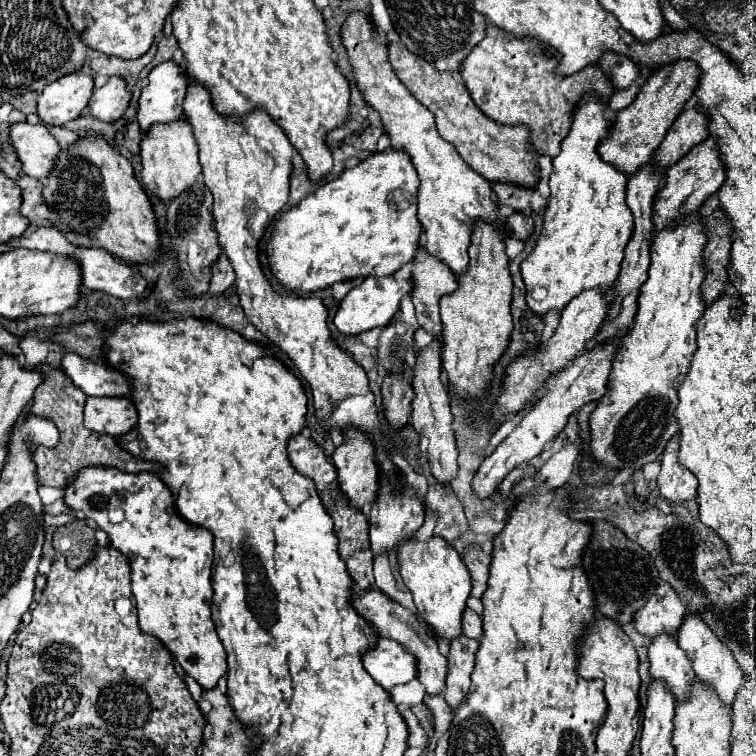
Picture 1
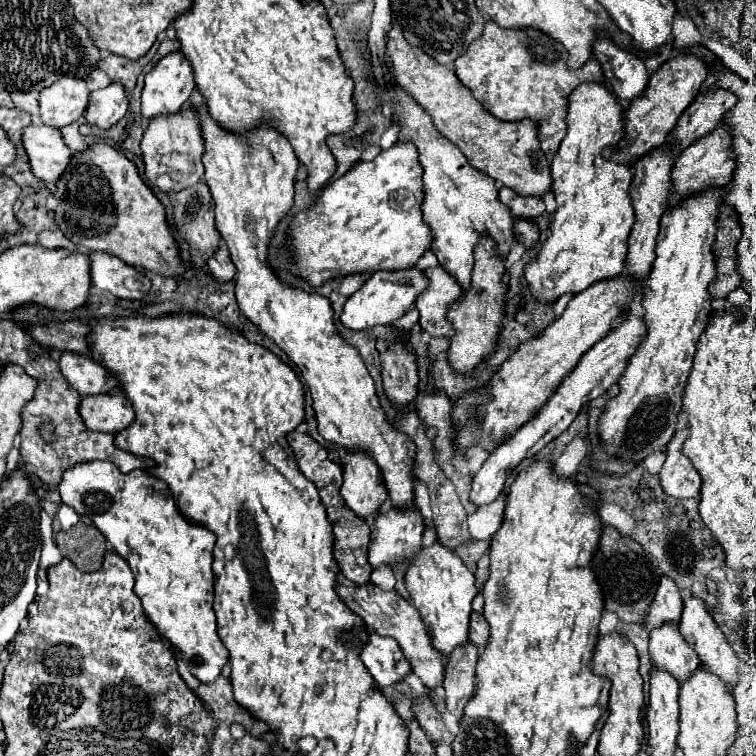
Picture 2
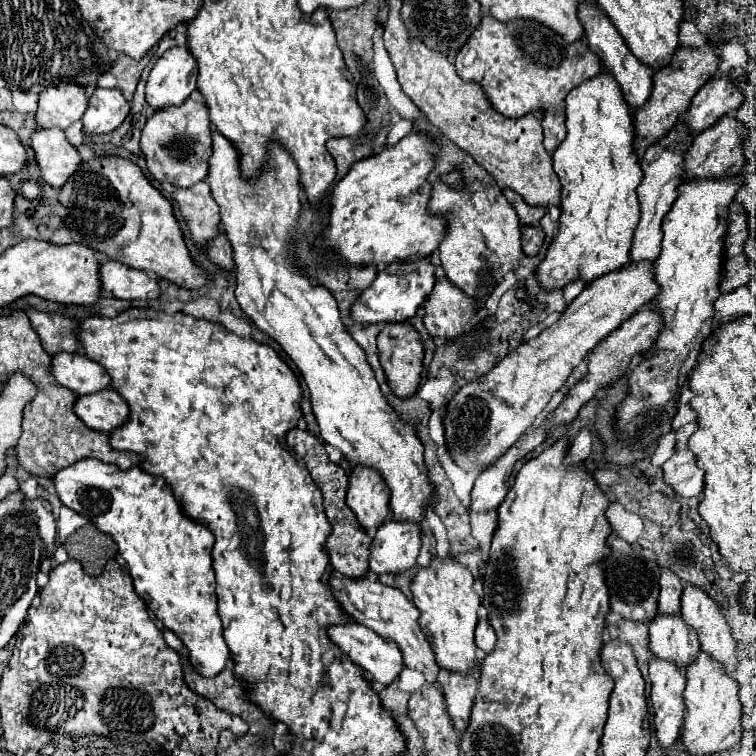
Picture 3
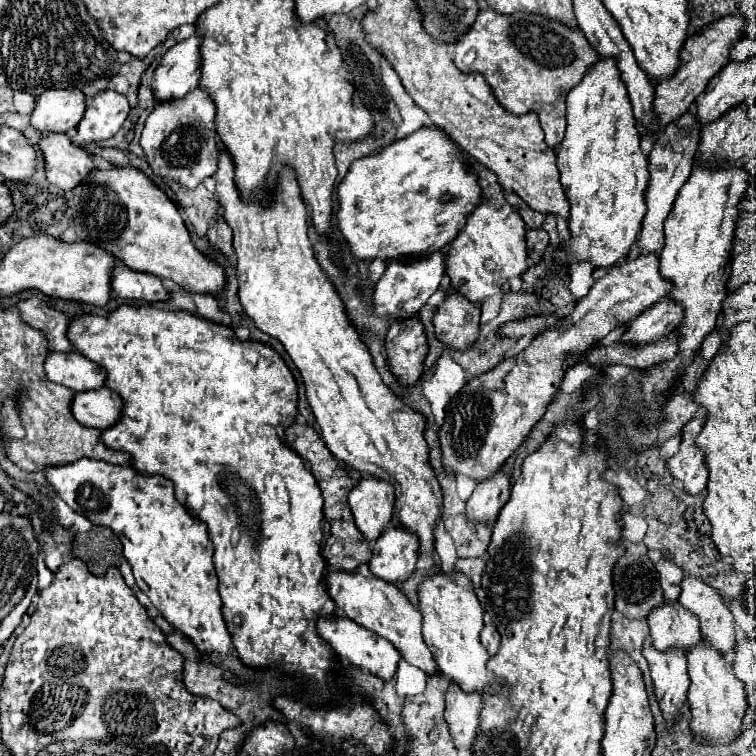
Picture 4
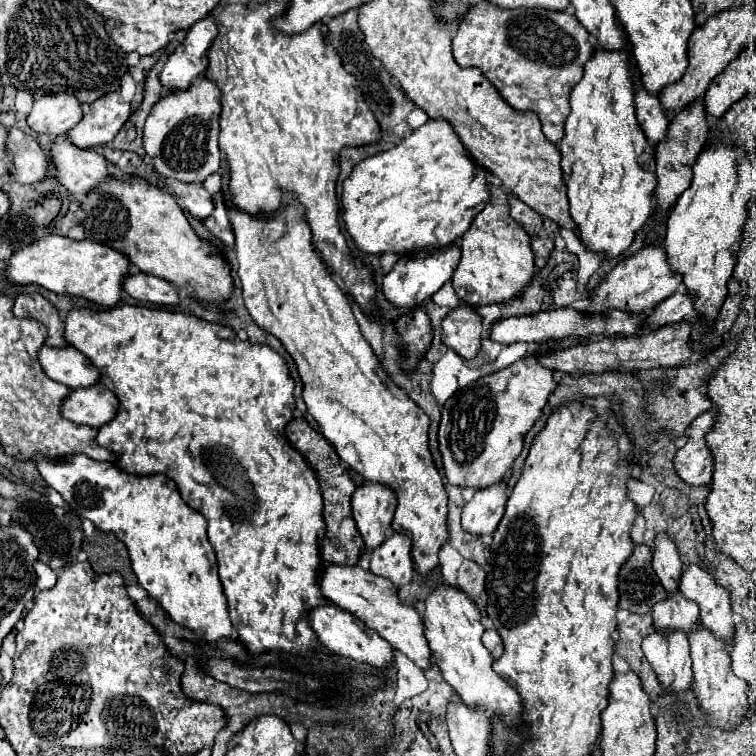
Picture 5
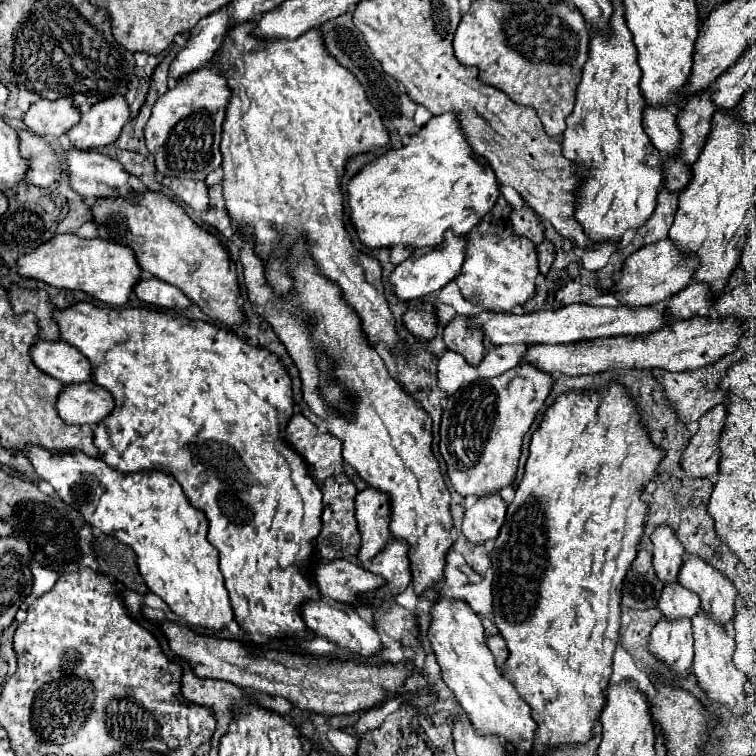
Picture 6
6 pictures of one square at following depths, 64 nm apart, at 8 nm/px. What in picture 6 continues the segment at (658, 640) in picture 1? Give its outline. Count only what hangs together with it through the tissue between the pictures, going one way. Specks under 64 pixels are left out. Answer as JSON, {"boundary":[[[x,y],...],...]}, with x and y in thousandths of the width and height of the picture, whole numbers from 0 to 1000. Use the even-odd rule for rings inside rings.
{"boundary":[[[884,770],[876,778],[876,788],[868,804],[881,817],[899,817],[899,815],[915,817],[926,804],[926,791],[921,788],[921,783],[905,778],[899,770]]]}

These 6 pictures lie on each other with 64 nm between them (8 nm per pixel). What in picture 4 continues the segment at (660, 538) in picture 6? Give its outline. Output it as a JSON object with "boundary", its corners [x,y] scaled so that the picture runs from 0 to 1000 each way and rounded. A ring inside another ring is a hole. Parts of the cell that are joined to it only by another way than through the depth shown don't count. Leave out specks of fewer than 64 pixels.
{"boundary":[[[884,733],[876,735],[865,749],[873,759],[873,775],[878,780],[881,796],[892,796],[899,788],[899,770],[905,765],[905,757],[899,754],[899,749],[892,741],[886,741]]]}

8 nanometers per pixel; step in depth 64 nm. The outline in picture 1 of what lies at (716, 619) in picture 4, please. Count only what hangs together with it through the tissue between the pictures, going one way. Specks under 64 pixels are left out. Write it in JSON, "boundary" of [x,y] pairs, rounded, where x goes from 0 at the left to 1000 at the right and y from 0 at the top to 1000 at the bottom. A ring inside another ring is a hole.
{"boundary":[[[913,807],[907,810],[907,817],[897,833],[897,852],[899,852],[899,857],[905,857],[910,862],[910,868],[915,868],[921,894],[926,899],[942,905],[947,910],[952,926],[960,934],[966,934],[974,915],[984,905],[984,899],[981,899],[981,886],[974,876],[974,870],[968,868],[968,862],[963,862],[963,854],[934,828],[934,823],[921,810],[913,810]]]}

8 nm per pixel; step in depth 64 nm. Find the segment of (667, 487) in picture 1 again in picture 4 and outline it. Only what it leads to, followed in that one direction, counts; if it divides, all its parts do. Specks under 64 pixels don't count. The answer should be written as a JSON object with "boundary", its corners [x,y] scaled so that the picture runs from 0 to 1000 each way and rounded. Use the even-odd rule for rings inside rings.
{"boundary":[[[915,553],[902,569],[902,590],[884,608],[884,619],[892,632],[902,635],[905,648],[913,653],[926,653],[937,640],[937,619],[931,614],[931,598],[921,590],[921,577],[931,566],[934,553]]]}

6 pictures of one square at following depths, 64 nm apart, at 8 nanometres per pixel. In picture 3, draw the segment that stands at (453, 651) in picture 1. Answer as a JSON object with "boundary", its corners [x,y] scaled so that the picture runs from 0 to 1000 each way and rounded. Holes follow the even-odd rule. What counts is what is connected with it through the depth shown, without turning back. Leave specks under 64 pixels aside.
{"boundary":[[[601,889],[595,892],[593,905],[587,907],[587,923],[590,923],[590,937],[593,944],[601,955],[601,963],[614,971],[619,958],[622,958],[622,944],[624,934],[630,929],[632,902],[624,894],[603,894]]]}

